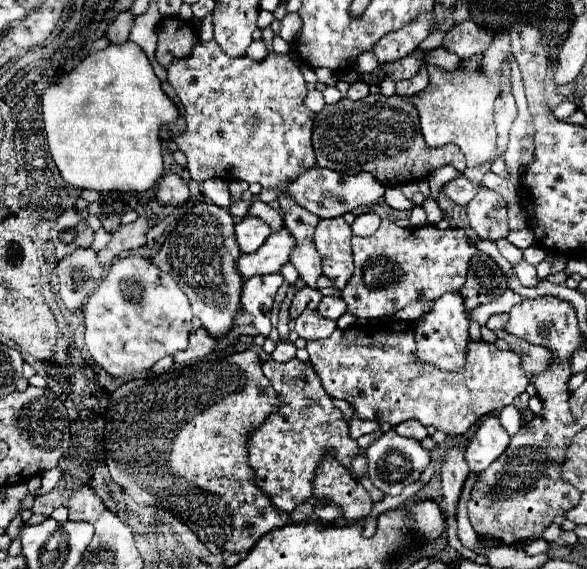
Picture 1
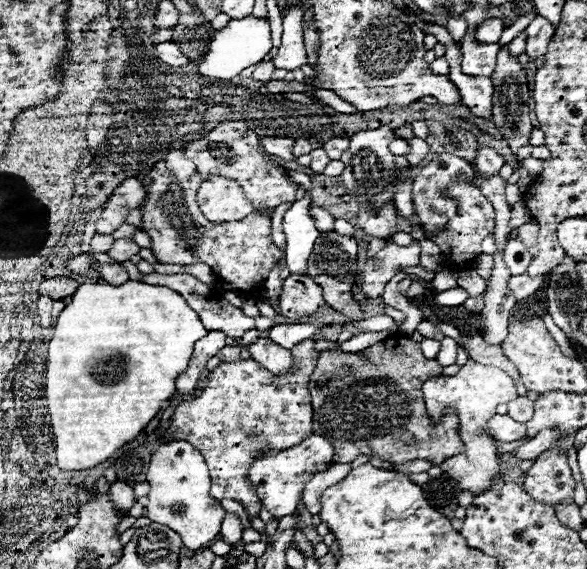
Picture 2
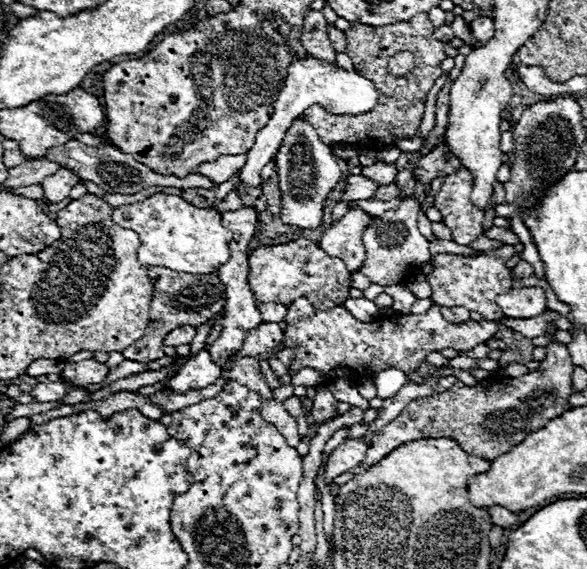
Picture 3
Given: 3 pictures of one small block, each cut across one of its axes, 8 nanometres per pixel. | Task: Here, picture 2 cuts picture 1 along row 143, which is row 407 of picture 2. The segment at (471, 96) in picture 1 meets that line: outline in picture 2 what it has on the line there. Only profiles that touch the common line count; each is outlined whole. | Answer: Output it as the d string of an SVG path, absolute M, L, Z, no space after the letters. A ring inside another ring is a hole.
M468 358L468 362L460 368L456 376L438 376L436 378L436 390L432 390L432 378L422 384L426 410L432 422L440 422L448 408L456 410L456 416L460 420L460 438L464 442L464 450L456 456L446 458L440 468L450 478L458 482L458 487L466 492L482 494L490 490L500 476L510 472L512 464L502 460L502 454L498 454L500 442L496 442L484 428L490 422L490 418L496 414L496 406L500 402L510 402L518 396L512 378L502 372L496 366L480 364Z

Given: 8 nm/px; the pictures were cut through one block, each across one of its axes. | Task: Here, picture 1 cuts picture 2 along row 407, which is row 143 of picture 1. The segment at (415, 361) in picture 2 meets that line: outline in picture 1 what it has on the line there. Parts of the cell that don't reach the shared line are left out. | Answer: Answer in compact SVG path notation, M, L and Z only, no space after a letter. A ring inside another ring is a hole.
M368 94L366 98L354 102L350 98L342 98L336 104L324 106L322 112L316 114L312 144L316 152L316 166L332 168L348 174L356 172L372 172L382 184L402 184L426 178L434 168L452 164L458 170L466 168L464 154L458 146L442 146L428 148L418 126L418 112L408 96L384 96L384 94Z

